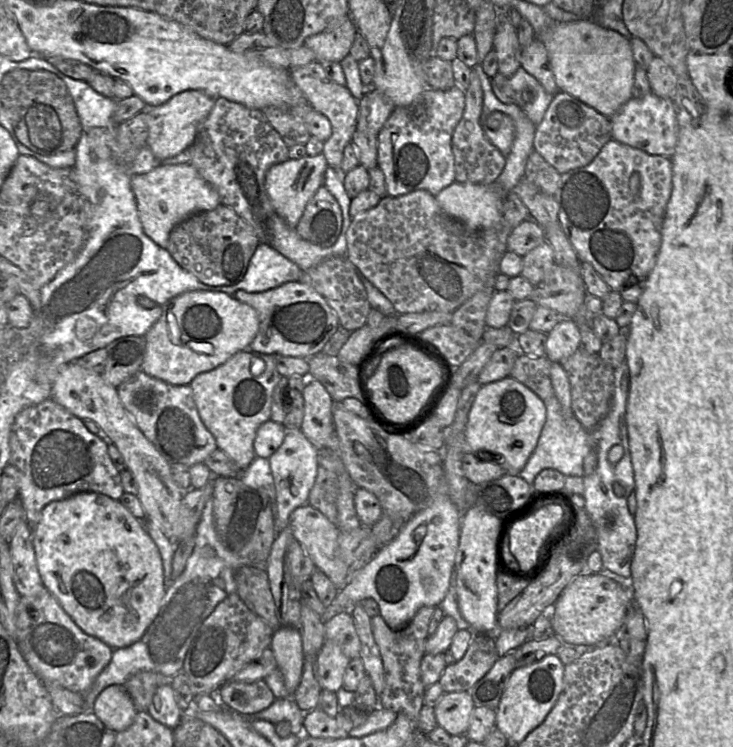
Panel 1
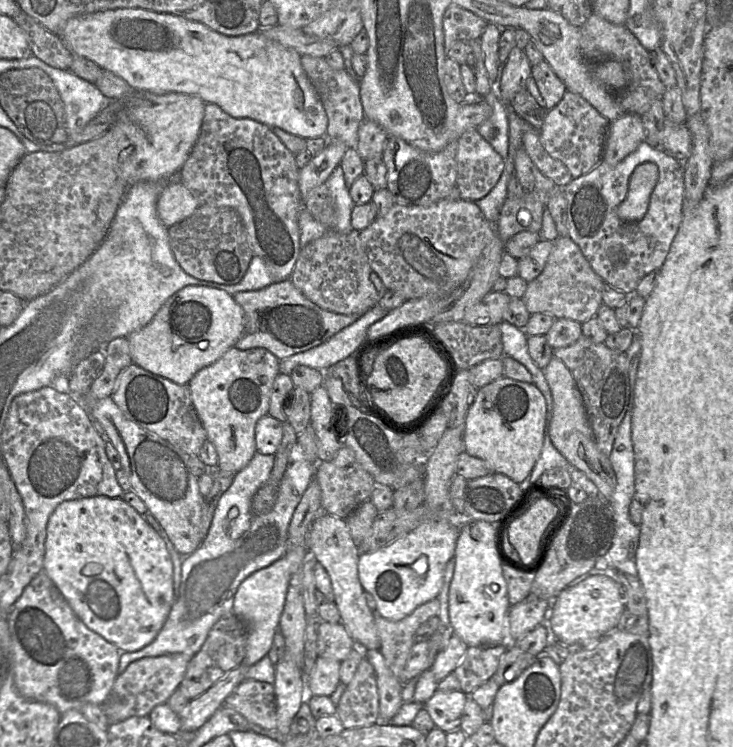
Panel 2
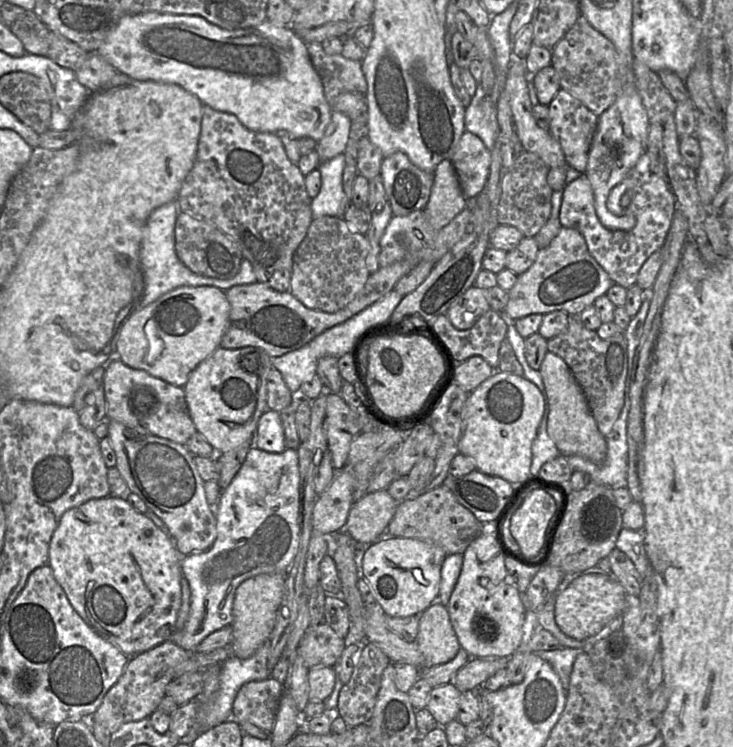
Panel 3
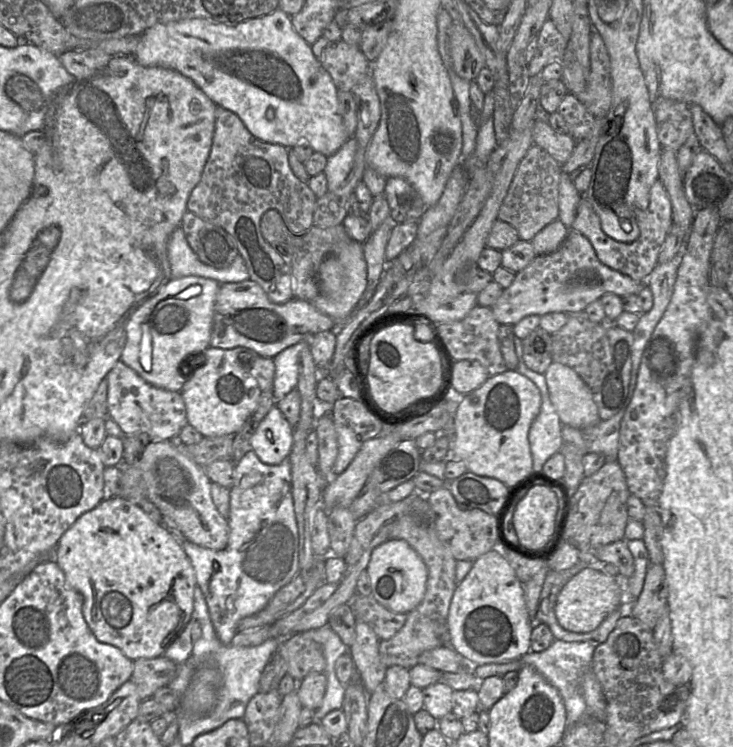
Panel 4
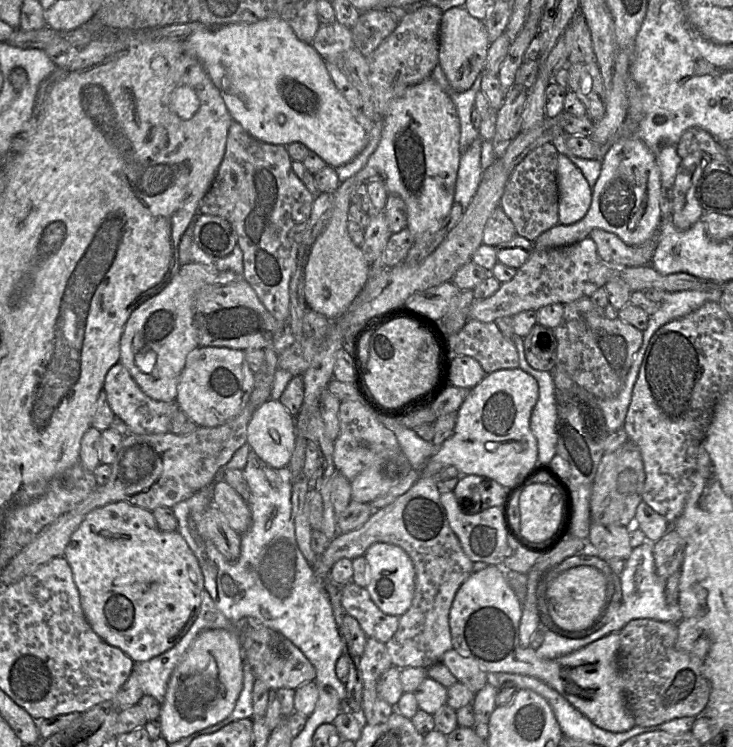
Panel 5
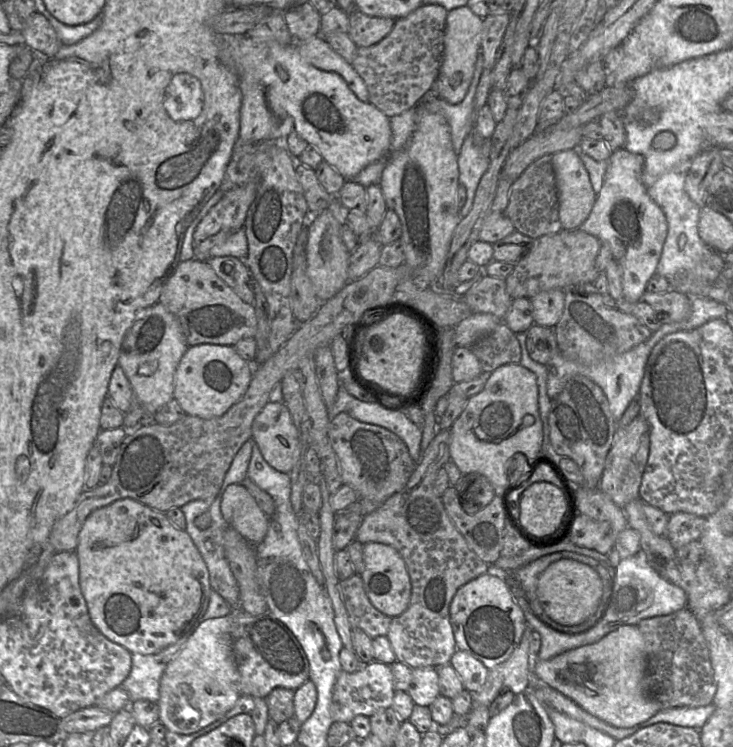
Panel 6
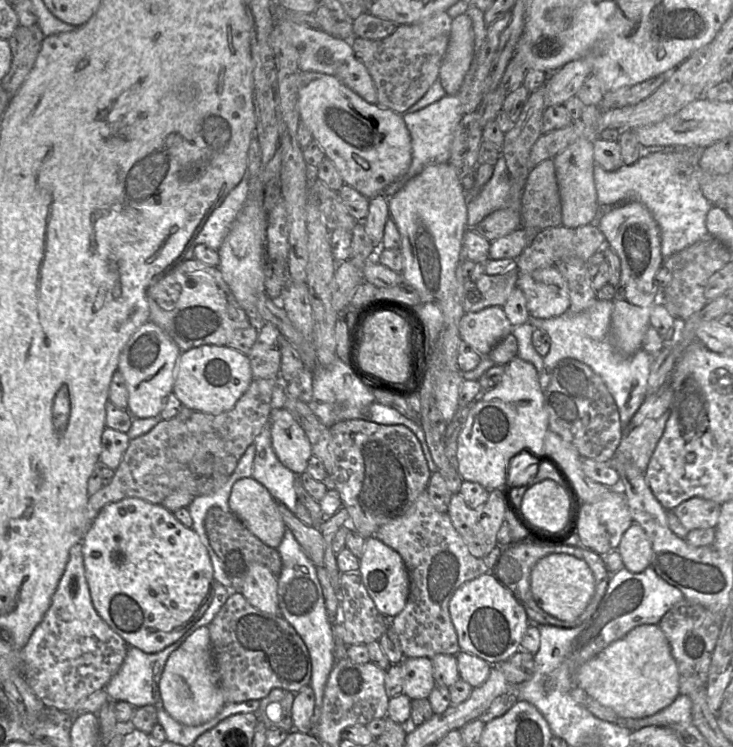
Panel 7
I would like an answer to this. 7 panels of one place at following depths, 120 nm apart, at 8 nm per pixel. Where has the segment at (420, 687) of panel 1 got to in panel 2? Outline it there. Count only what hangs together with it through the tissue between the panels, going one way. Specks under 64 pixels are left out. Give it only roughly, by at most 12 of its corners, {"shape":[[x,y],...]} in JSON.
{"shape":[[437,598],[404,619],[380,615],[380,651],[394,675],[402,672],[422,623],[438,615]]}

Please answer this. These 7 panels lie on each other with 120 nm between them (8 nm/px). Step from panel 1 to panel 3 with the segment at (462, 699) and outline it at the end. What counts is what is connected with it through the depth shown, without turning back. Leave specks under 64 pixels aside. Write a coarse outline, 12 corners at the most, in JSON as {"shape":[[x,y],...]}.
{"shape":[[453,683],[432,689],[426,709],[439,726],[457,719],[462,694]]}

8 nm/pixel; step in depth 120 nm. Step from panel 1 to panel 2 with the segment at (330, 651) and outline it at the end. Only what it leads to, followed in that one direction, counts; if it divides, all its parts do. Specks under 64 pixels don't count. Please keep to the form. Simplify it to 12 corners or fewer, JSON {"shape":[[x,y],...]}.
{"shape":[[319,657],[307,676],[307,696],[329,696],[341,661]]}

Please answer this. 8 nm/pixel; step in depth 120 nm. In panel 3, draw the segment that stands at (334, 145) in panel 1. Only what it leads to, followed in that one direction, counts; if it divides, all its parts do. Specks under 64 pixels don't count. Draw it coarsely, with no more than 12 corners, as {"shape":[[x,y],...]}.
{"shape":[[307,45],[332,112],[367,112],[362,61]]}

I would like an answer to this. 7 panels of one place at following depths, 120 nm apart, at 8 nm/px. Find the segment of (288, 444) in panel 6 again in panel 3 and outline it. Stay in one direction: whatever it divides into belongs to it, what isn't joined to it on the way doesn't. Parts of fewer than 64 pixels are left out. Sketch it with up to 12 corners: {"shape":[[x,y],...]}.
{"shape":[[279,412],[260,416],[253,446],[270,453],[286,449]]}

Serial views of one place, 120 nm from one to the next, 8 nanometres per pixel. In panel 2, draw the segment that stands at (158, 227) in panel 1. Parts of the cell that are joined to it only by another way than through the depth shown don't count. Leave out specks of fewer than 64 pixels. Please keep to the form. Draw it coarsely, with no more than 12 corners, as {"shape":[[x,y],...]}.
{"shape":[[174,178],[156,203],[166,227],[200,207],[193,194]]}

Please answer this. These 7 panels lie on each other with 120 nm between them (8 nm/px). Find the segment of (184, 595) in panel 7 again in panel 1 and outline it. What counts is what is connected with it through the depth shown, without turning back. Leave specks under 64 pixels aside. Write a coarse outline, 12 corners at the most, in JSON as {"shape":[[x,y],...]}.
{"shape":[[80,492],[32,528],[45,588],[113,649],[166,593],[160,551],[119,499]]}

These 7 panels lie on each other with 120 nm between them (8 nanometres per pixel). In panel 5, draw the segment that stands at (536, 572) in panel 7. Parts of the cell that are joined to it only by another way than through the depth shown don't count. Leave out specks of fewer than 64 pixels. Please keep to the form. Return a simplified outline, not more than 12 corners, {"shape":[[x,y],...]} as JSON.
{"shape":[[592,566],[548,583],[548,614],[570,632],[591,628],[607,605]]}

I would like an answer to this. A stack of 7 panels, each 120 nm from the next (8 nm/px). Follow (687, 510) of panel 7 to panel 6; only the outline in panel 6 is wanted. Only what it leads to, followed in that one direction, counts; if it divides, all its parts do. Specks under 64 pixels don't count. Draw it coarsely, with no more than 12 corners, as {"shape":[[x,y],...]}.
{"shape":[[669,515],[666,537],[675,550],[699,540],[706,517]]}

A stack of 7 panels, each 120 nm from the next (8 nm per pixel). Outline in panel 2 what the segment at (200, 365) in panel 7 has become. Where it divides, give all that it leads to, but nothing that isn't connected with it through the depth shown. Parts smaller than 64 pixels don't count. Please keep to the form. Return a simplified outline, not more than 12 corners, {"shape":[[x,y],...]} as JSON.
{"shape":[[232,347],[188,383],[220,470],[257,452],[279,362]]}

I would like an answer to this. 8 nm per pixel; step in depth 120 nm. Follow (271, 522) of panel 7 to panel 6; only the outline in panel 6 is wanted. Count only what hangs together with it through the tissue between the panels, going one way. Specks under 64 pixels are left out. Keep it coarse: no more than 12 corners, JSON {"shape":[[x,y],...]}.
{"shape":[[242,483],[225,489],[221,513],[252,545],[269,517]]}

